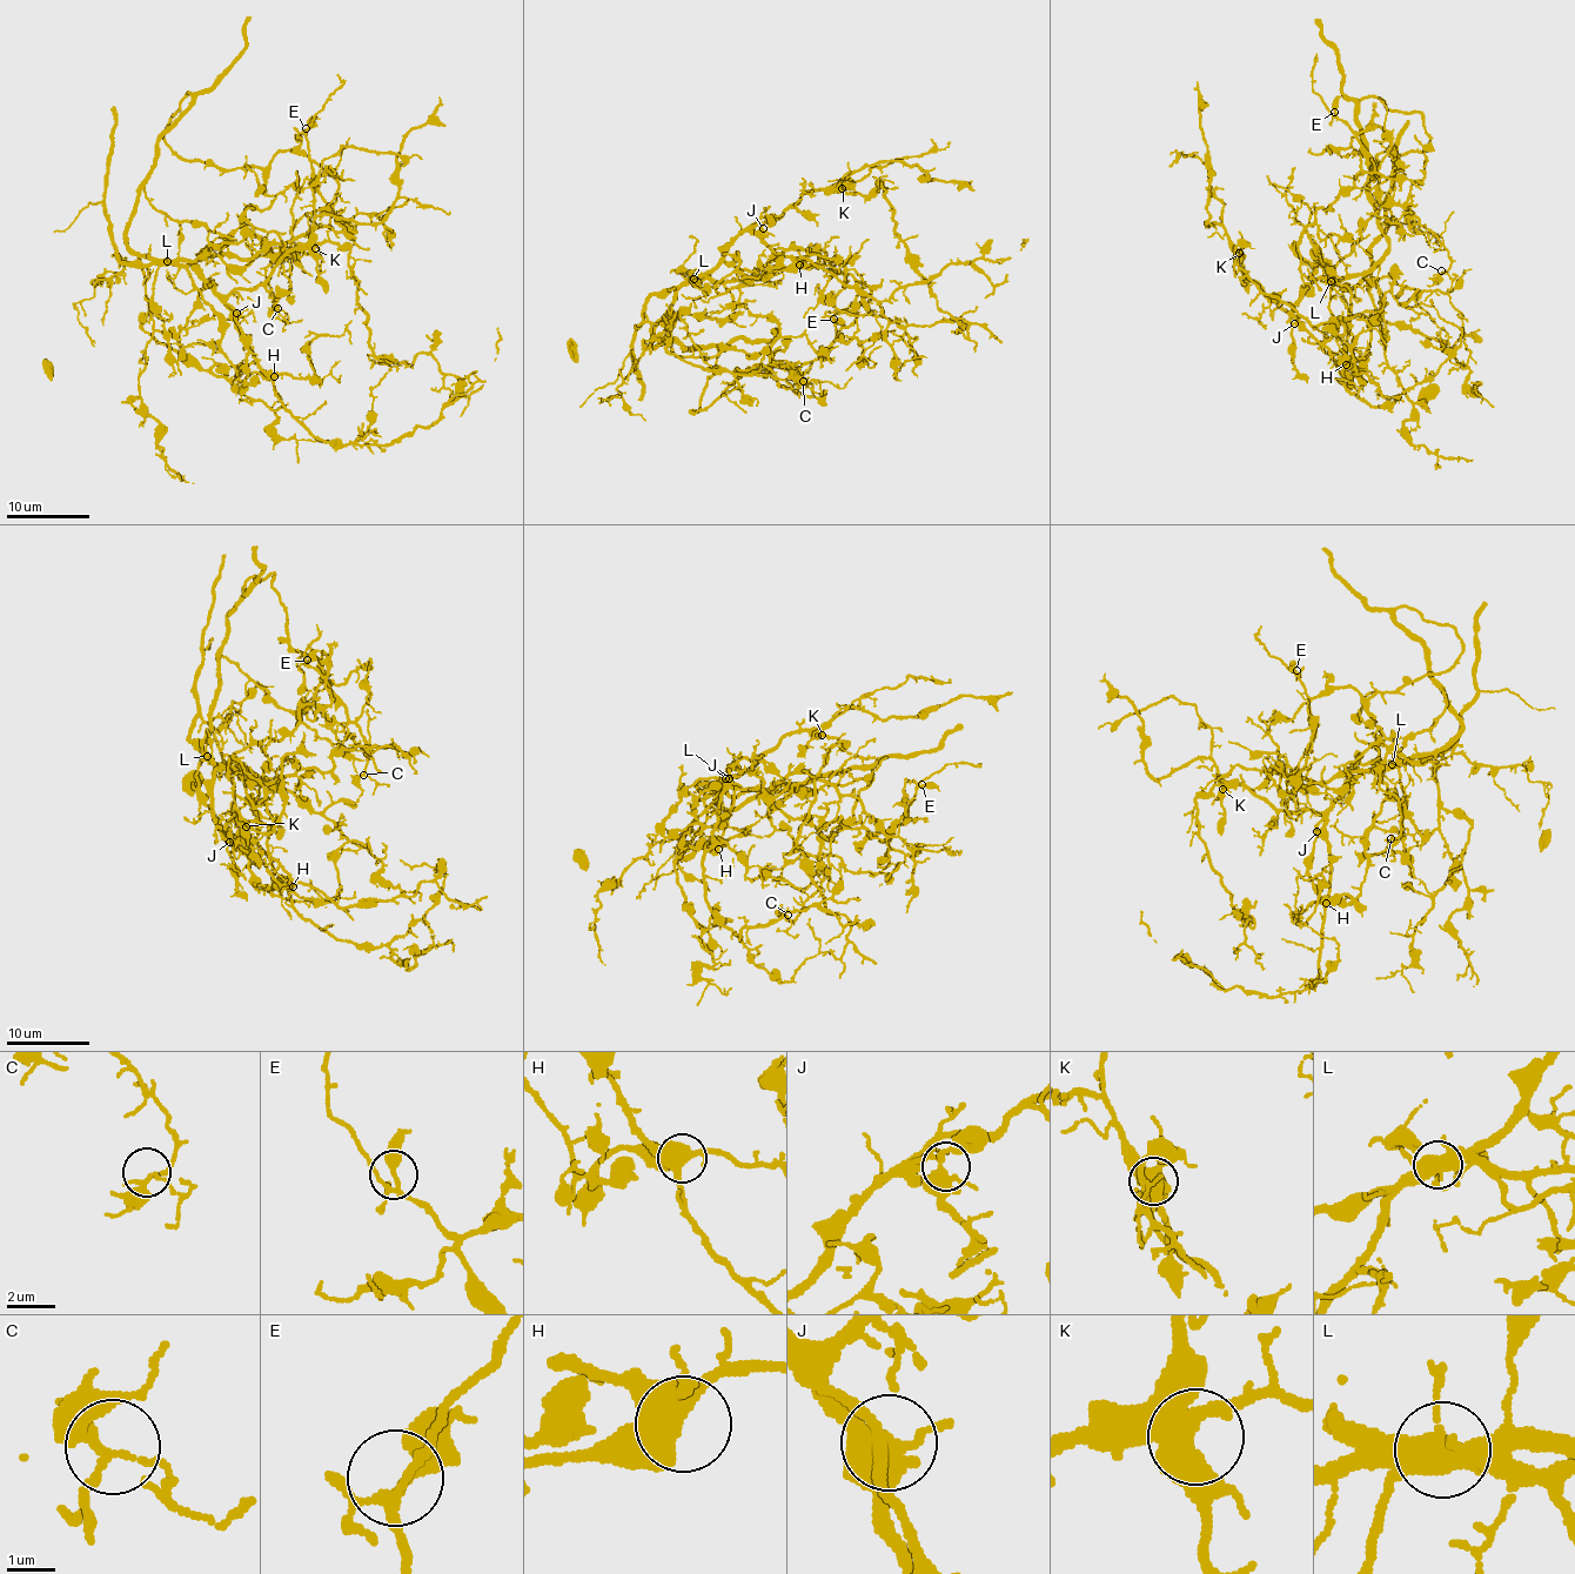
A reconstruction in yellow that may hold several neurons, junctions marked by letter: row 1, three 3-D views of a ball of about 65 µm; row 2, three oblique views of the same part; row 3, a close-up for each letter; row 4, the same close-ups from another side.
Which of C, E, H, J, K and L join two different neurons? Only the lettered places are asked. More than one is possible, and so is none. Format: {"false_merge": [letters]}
{"false_merge": ["L"]}

